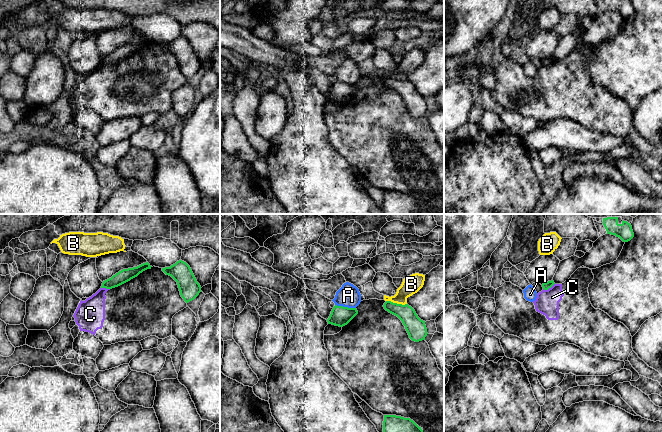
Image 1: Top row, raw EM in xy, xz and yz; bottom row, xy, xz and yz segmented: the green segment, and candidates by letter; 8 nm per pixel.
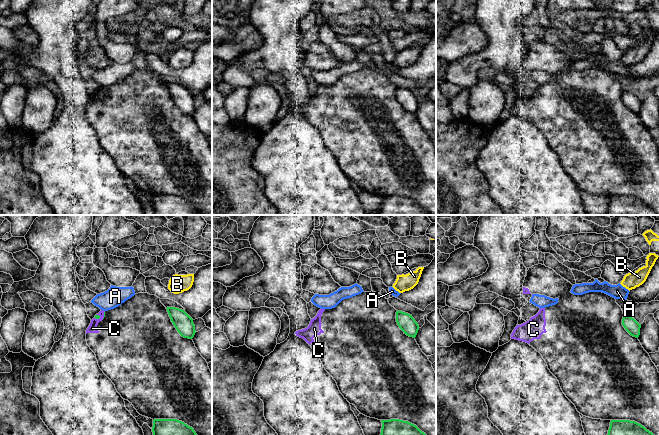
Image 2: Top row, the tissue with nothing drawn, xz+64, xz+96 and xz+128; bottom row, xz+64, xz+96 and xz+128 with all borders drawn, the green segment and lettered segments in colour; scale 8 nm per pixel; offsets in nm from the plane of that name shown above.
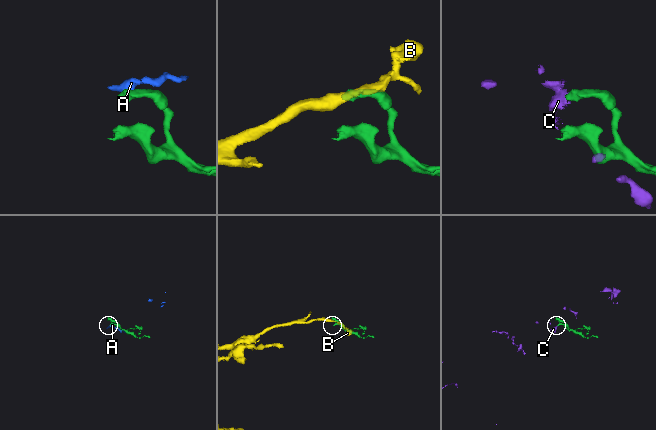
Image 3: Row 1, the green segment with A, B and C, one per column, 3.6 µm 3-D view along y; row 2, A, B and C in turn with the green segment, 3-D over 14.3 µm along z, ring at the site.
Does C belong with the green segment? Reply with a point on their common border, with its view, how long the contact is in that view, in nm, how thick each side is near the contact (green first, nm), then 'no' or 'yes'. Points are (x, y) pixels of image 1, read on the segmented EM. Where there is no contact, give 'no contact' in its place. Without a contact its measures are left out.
contact yz (548, 288); length 110 nm; calibres 60 and 190 nm; no

